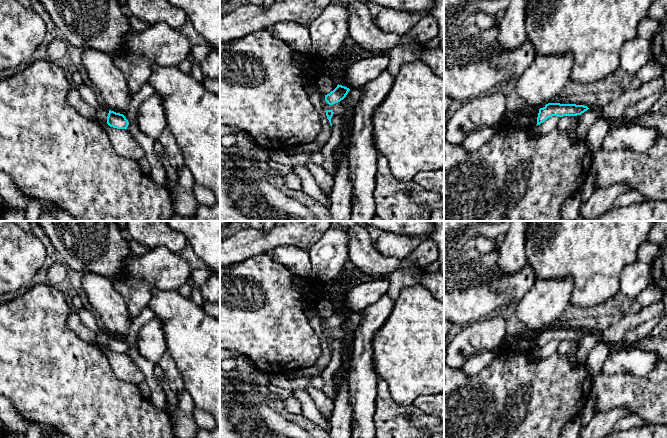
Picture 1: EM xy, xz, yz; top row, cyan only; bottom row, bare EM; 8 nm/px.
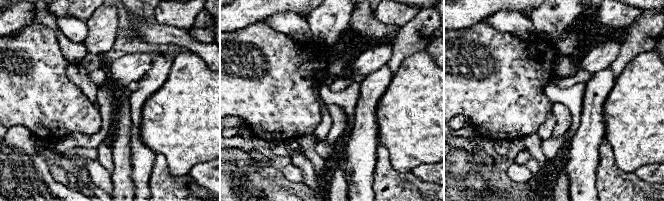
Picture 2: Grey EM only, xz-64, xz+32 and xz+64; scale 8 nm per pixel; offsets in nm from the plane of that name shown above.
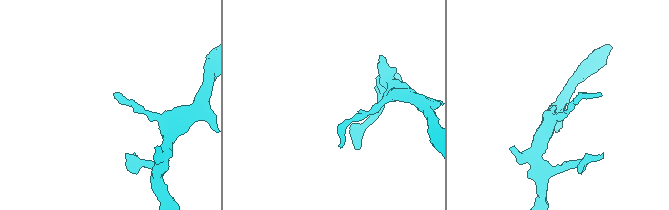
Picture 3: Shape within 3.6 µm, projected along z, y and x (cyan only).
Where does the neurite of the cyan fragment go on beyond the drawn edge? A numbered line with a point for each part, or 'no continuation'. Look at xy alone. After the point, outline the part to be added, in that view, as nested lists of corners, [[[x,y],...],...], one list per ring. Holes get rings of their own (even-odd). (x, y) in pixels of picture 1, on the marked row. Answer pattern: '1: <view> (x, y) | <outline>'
no continuation

